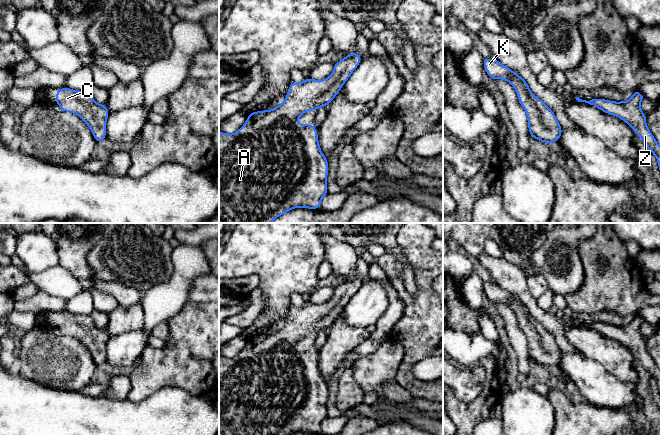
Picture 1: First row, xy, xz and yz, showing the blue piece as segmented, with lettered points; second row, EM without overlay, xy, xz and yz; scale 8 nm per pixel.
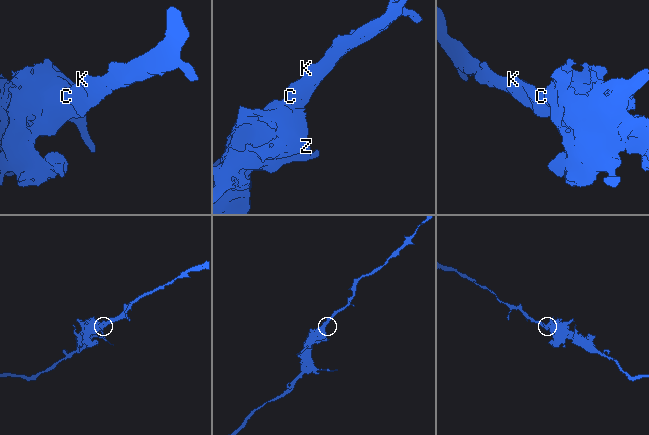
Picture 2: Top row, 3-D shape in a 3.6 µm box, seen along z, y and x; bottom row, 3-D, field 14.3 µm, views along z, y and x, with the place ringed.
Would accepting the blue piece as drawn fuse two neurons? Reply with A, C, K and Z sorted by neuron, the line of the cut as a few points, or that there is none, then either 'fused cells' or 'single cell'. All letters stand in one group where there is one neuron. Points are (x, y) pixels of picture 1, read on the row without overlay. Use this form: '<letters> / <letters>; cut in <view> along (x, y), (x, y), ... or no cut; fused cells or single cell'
A C K Z; no cut; single cell

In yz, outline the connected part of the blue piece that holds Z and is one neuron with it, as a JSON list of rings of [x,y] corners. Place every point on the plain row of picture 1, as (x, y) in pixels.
[[[639,314],[633,316],[633,320],[628,325],[614,326],[606,323],[582,324],[576,321],[578,326],[585,326],[599,332],[601,335],[617,340],[627,347],[633,355],[641,362],[645,370],[656,380],[660,394],[660,369],[653,361],[646,349],[647,341],[640,332],[640,326],[646,323]]]

